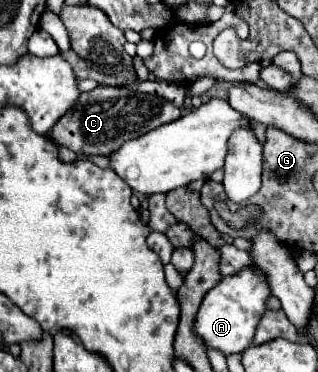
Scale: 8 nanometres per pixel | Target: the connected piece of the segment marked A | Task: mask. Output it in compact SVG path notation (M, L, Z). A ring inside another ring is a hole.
M258 268L240 272L240 276L222 278L222 282L204 296L194 320L194 334L204 342L206 348L220 350L224 356L244 352L252 344L260 316L266 312L264 304L268 296L270 292L266 276Z

